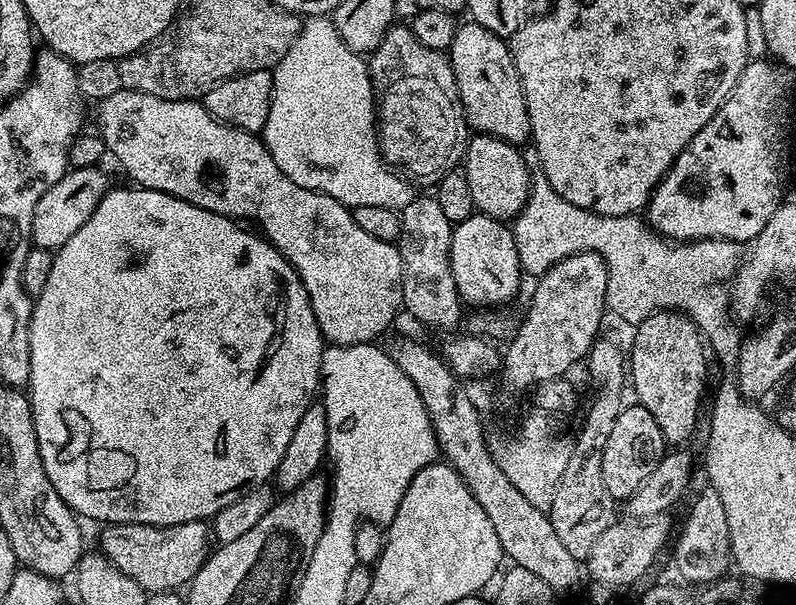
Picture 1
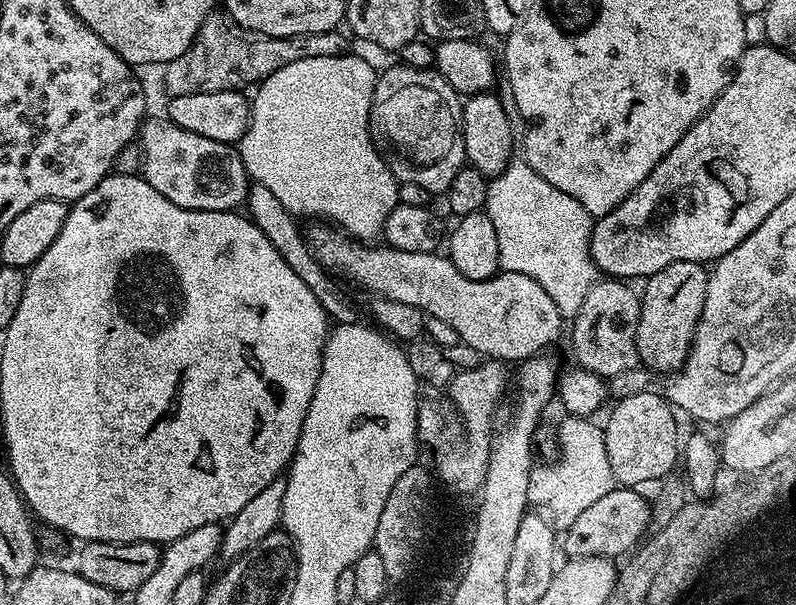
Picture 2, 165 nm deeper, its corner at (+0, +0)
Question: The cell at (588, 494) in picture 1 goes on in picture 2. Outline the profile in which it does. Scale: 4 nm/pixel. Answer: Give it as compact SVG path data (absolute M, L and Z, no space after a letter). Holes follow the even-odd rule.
M600 278L590 286L590 290L582 298L582 306L571 317L572 352L576 355L575 363L595 376L611 378L622 374L622 370L630 370L640 364L638 354L638 318L640 317L640 296L631 288L631 283L620 278Z

